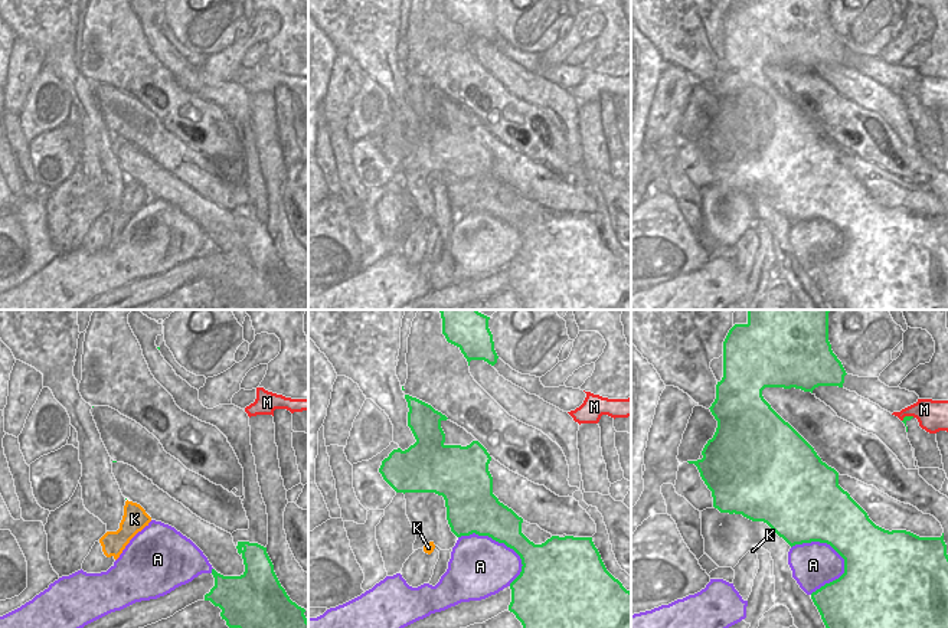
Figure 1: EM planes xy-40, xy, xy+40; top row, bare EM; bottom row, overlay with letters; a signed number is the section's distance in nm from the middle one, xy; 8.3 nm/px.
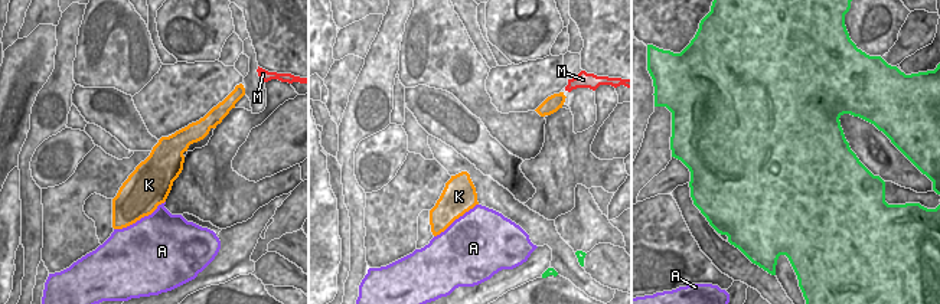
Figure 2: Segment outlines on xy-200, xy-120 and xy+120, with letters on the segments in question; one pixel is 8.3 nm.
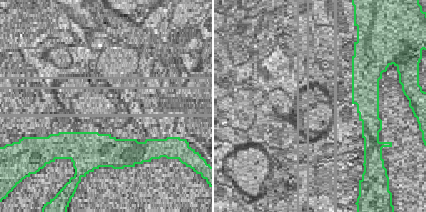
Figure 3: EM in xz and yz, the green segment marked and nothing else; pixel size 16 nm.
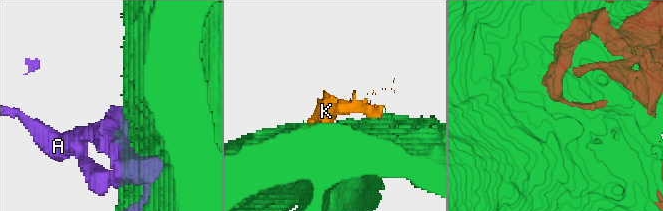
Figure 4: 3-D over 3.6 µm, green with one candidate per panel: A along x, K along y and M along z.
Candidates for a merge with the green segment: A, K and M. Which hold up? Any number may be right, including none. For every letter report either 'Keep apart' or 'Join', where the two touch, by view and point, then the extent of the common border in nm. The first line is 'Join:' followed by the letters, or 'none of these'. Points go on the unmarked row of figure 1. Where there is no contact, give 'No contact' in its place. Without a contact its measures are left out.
Join: none of these
A: Keep apart. Touches green at xy+40 (824, 219). Shared border 500 nm
K: Keep apart. No contact
M: Keep apart. Touches green at xy+40 (906, 94). Shared border 110 nm

